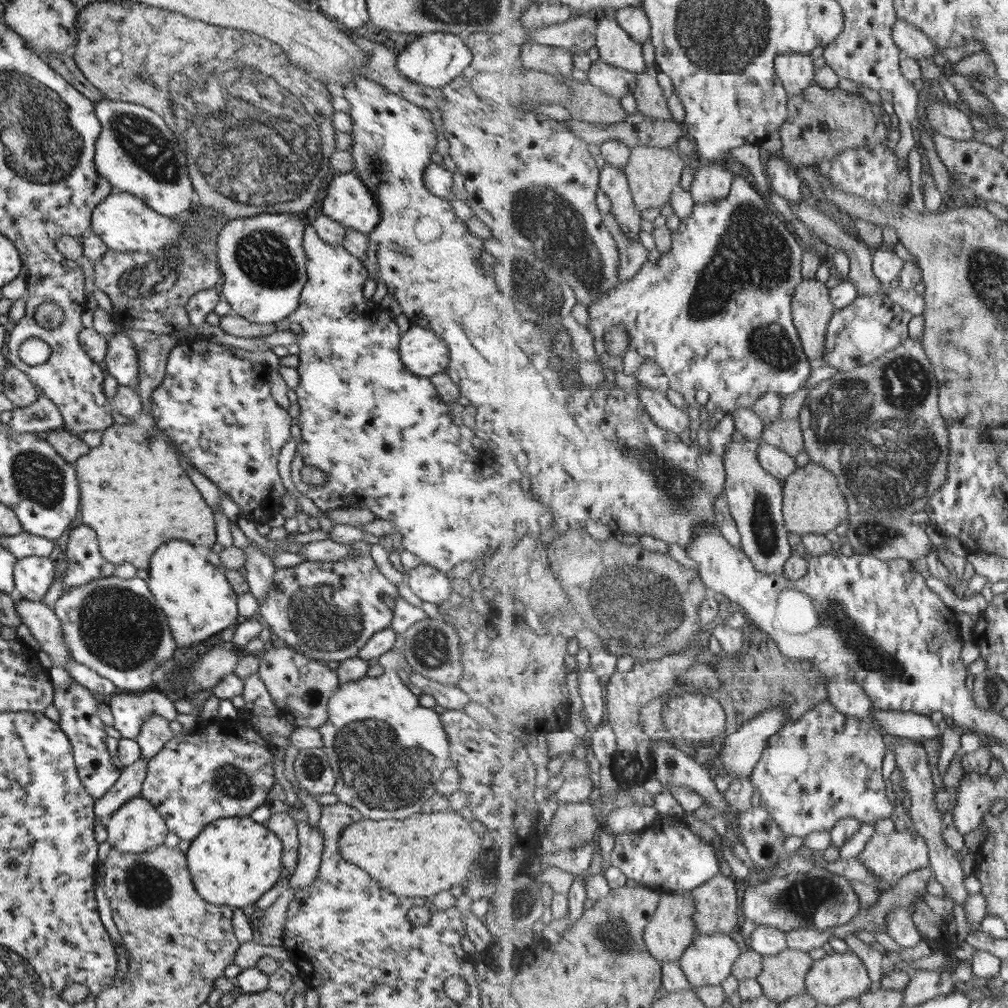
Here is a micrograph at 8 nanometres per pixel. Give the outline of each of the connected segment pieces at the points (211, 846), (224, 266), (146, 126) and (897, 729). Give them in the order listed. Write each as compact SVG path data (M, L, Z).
M241 816L218 818L205 825L184 855L193 888L205 902L243 910L284 876L281 851L275 834L249 816Z
M277 213L235 218L219 227L213 239L212 257L223 274L220 296L250 323L281 322L299 304L306 281L302 235L305 221L301 216Z
M102 98L94 104L100 133L94 142L95 170L114 192L132 194L160 216L173 218L187 210L193 186L187 175L185 156L172 130L152 110L129 102Z
M875 708L872 712L877 718L877 727L889 735L909 738L922 742L927 739L937 739L941 742L943 733L937 730L937 725L929 716L896 710L881 710Z

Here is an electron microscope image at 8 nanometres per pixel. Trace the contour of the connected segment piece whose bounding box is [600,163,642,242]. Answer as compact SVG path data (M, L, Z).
M606 163L600 172L600 190L609 198L612 209L610 213L617 218L623 234L639 242L641 231L641 214L637 214L627 174L614 164Z

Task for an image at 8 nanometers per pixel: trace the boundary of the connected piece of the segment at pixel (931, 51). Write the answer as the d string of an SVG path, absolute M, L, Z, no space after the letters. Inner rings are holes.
M899 21L895 24L893 30L897 46L901 47L903 55L914 60L928 56L939 56L940 49L914 24L907 21Z

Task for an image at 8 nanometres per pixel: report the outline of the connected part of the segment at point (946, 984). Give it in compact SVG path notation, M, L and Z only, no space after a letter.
M914 970L912 979L906 986L904 1002L915 1006L955 991L955 979L951 972L944 970Z

